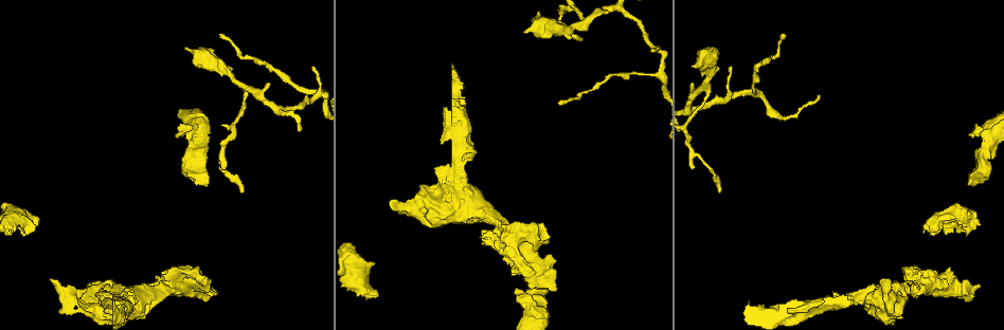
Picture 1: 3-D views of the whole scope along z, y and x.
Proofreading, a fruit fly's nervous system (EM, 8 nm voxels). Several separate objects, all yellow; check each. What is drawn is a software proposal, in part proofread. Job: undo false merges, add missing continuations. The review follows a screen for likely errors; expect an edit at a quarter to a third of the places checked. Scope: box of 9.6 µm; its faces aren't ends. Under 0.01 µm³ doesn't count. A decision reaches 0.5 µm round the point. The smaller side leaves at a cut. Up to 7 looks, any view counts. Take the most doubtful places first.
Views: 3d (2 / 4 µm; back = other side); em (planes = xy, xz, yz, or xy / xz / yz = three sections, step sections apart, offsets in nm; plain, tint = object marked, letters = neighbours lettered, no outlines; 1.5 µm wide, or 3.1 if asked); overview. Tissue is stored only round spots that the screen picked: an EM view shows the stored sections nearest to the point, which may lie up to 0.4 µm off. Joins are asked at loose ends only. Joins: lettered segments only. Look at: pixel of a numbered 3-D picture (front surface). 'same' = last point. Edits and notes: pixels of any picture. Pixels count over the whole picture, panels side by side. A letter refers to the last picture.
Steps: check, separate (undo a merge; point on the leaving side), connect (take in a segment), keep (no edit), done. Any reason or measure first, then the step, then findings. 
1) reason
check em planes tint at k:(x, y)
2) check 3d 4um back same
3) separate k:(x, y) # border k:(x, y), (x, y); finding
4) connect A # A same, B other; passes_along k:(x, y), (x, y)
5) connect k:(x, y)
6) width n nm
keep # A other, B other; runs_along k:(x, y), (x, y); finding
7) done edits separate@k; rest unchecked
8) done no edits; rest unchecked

sharp bend
check em planes tint at 1:(452, 203)

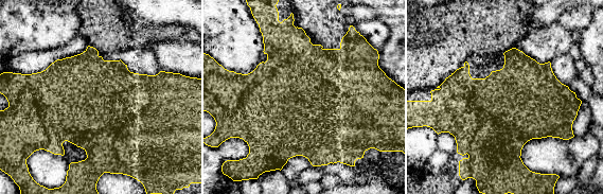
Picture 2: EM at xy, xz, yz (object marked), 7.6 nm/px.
check em planes letters same

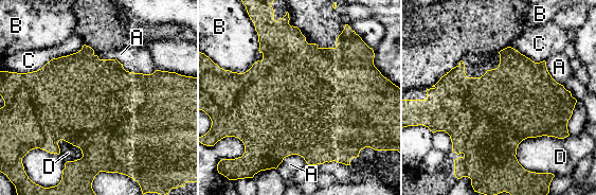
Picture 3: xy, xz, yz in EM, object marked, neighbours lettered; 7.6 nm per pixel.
longest_contact C 480 nm
keep # A other, B other, C other, D other; all the same cell

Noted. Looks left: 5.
free end
check em xy step 4 plain at 1:(206, 185)

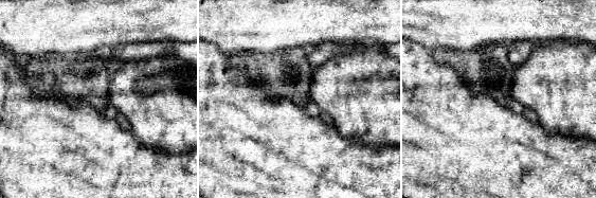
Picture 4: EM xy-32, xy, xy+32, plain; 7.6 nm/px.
what lies round it
check em xy step 4 letters same

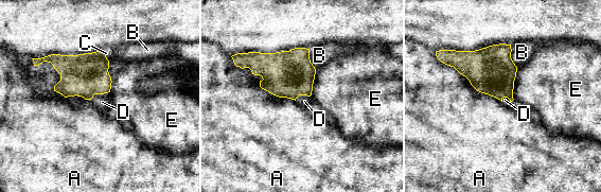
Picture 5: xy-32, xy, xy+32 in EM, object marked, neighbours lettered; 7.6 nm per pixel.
width 160 nm; longest_contact A 550 nm
connect D # A other, B other, C other, D same, E other; the cell continues

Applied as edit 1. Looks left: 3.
branch stops here
check em 3.1um yz step 16 tint at 1:(115, 306)

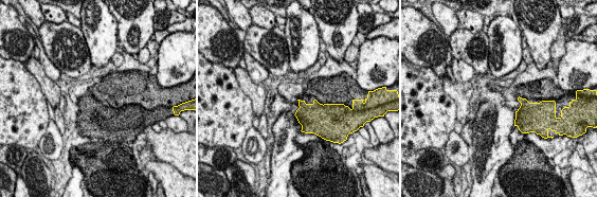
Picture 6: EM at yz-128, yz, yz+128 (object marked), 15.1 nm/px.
cut it another way
check em 3.1um planes letters same

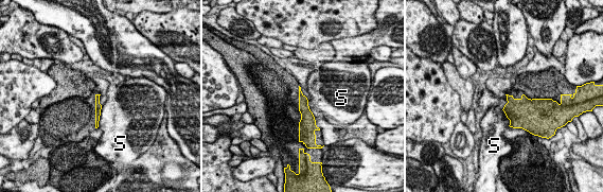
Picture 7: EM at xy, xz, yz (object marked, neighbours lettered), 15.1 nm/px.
keep # S other; border 7:(102, 106), (98, 126); no lettered segment goes on from it

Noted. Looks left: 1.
done edits connect@5; rest unchecked

